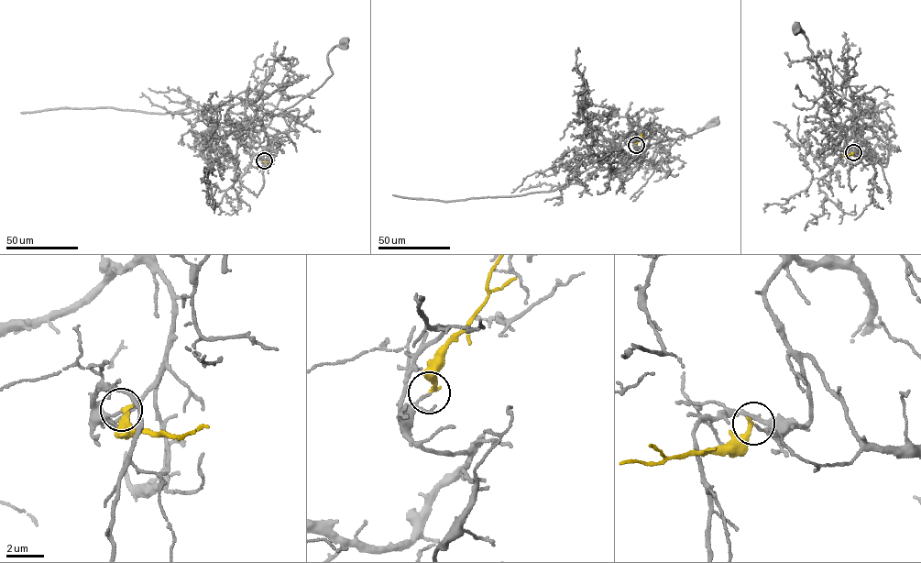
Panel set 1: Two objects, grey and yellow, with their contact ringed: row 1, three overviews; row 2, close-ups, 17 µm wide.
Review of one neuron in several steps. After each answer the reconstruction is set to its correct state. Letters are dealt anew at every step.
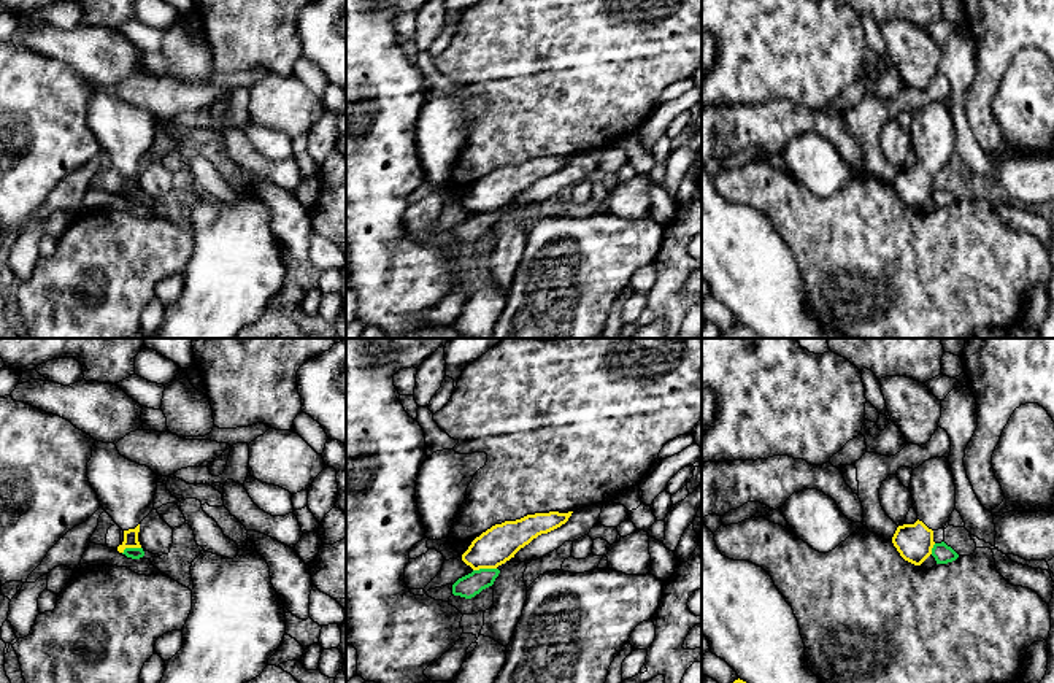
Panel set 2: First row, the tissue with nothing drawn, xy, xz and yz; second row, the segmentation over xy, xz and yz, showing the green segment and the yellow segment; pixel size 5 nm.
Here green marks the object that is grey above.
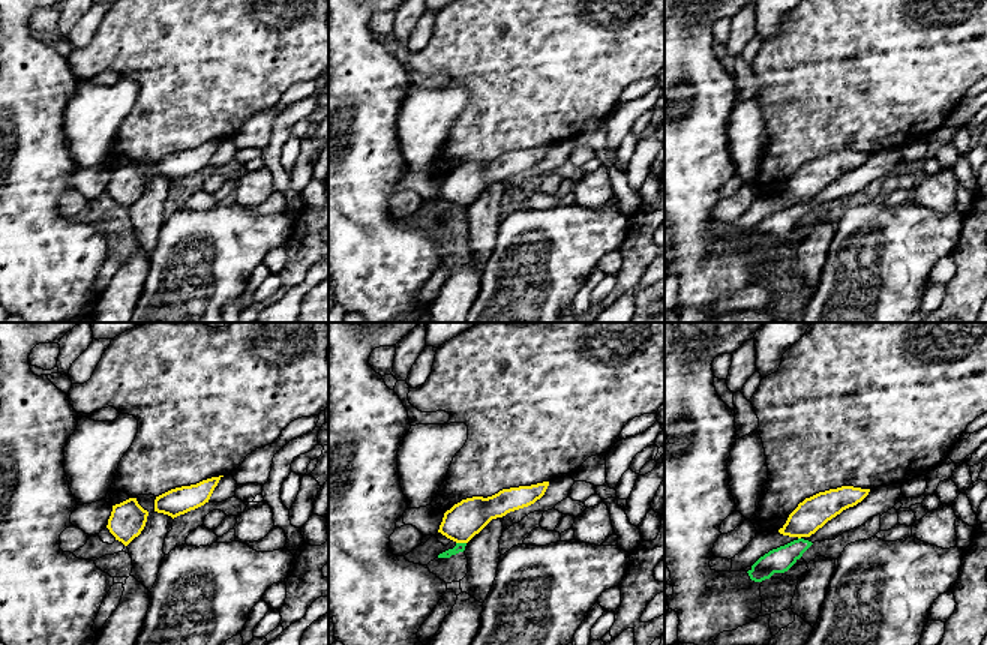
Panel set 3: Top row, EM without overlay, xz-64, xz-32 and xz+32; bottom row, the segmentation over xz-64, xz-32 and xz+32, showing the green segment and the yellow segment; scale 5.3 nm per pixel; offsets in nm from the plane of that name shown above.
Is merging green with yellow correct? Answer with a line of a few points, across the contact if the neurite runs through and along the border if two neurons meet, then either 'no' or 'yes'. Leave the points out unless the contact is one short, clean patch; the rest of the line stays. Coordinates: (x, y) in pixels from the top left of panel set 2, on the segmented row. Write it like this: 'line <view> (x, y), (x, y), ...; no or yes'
line xz (496, 567), (473, 571); no

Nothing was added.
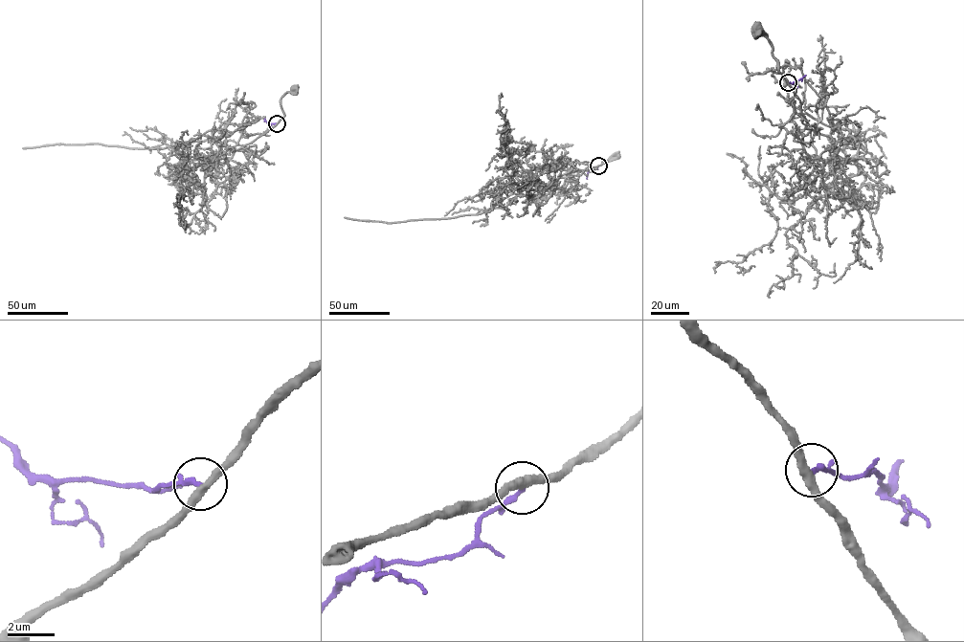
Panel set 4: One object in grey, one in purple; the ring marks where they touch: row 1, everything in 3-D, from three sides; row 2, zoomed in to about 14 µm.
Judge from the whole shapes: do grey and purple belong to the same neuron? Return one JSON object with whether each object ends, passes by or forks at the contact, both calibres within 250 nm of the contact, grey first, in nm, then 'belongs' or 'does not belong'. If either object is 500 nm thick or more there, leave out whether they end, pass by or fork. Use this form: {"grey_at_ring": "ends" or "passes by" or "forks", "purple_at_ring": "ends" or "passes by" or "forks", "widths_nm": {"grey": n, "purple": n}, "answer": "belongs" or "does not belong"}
{"grey_at_ring": "passes by", "purple_at_ring": "ends", "widths_nm": {"grey": 360, "purple": 240}, "answer": "does not belong"}

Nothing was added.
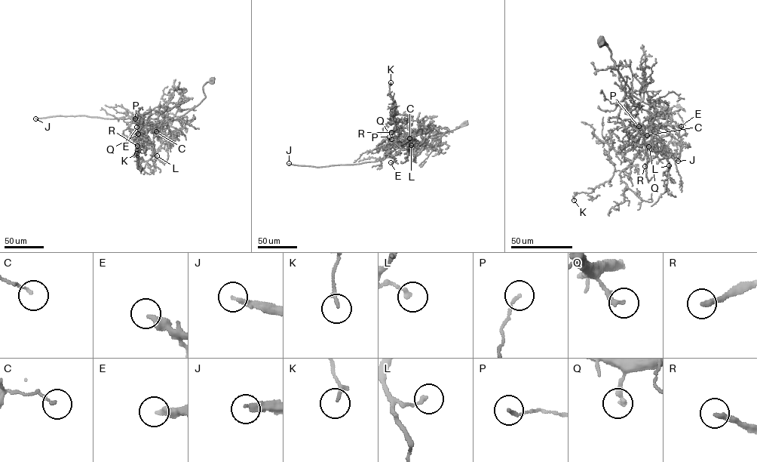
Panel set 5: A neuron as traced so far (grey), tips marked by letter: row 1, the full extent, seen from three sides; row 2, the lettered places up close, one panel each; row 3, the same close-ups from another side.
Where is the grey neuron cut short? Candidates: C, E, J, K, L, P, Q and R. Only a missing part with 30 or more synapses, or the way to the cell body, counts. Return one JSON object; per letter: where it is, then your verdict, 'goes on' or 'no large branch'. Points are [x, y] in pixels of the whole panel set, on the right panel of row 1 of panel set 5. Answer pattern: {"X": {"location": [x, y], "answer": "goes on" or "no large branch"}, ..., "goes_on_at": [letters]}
{"C": {"location": [647, 135], "answer": "no large branch"}, "E": {"location": [681, 126], "answer": "goes on"}, "J": {"location": [678, 161], "answer": "goes on"}, "K": {"location": [574, 200], "answer": "no large branch"}, "L": {"location": [669, 165], "answer": "no large branch"}, "P": {"location": [639, 126], "answer": "no large branch"}, "Q": {"location": [648, 146], "answer": "goes on"}, "R": {"location": [645, 166], "answer": "goes on"}, "goes_on_at": ["E", "J", "Q", "R"]}

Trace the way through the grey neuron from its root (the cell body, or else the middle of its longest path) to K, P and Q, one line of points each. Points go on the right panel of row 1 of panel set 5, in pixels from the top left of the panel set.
K: (602, 41), (652, 122), (628, 146), (610, 149), (611, 177), (574, 200)
P: (602, 41), (607, 44), (634, 103), (651, 114), (652, 122), (645, 133), (657, 129), (639, 126)
Q: (602, 41), (607, 44), (634, 103), (651, 114), (652, 122), (643, 136), (648, 146)

